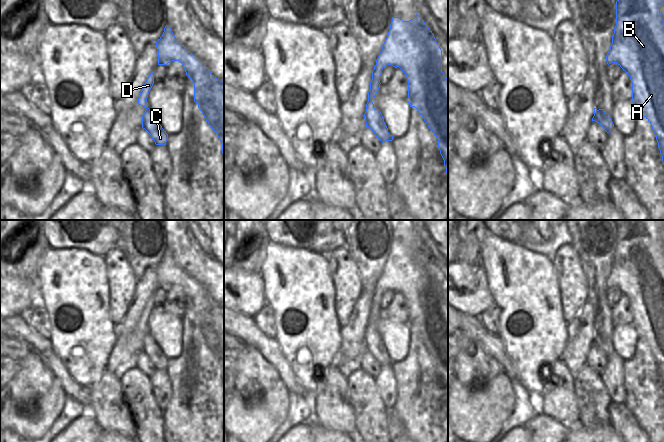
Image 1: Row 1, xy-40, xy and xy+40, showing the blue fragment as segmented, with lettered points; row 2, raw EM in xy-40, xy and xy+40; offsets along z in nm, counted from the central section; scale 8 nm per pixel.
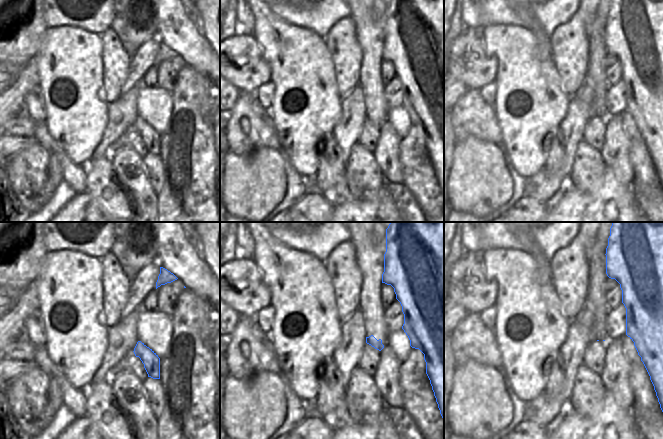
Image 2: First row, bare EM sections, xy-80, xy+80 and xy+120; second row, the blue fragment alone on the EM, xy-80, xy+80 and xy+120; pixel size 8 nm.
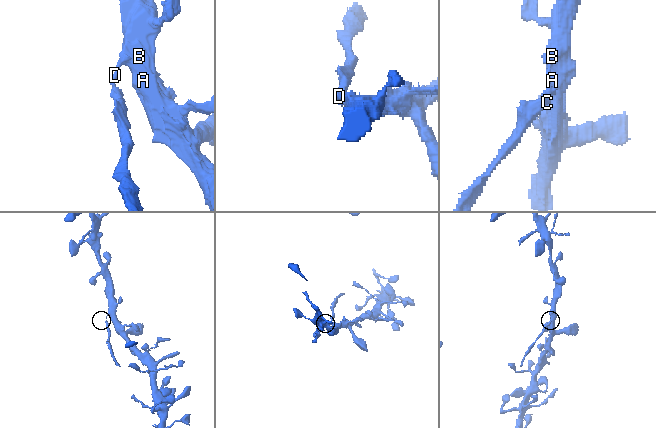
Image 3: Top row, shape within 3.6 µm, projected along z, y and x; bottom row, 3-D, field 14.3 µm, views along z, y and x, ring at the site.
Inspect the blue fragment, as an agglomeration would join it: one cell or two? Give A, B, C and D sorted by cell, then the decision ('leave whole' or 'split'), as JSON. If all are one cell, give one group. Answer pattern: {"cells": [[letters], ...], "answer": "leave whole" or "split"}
{"cells": [["A", "B"], ["C", "D"]], "answer": "split"}

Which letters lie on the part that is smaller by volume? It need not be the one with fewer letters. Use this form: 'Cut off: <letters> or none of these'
Cut off: C, D

